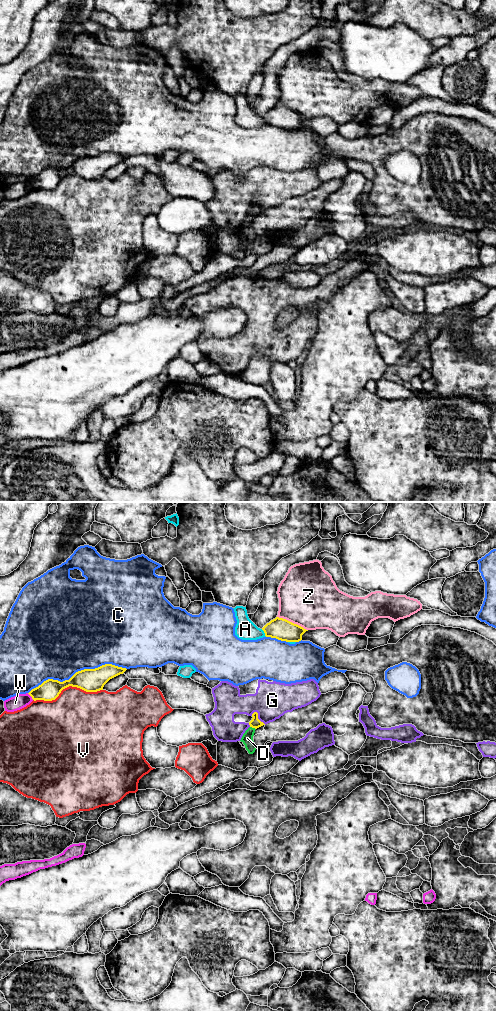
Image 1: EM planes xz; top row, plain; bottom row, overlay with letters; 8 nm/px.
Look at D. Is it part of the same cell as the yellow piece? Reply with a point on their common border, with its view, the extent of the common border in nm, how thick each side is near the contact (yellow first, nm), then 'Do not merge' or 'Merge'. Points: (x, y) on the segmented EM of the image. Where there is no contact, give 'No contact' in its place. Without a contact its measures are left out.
Touches yellow at xz (253, 727). Shared border 50 nm. Thickness 80 nm (yellow) against 90 nm. Merge

